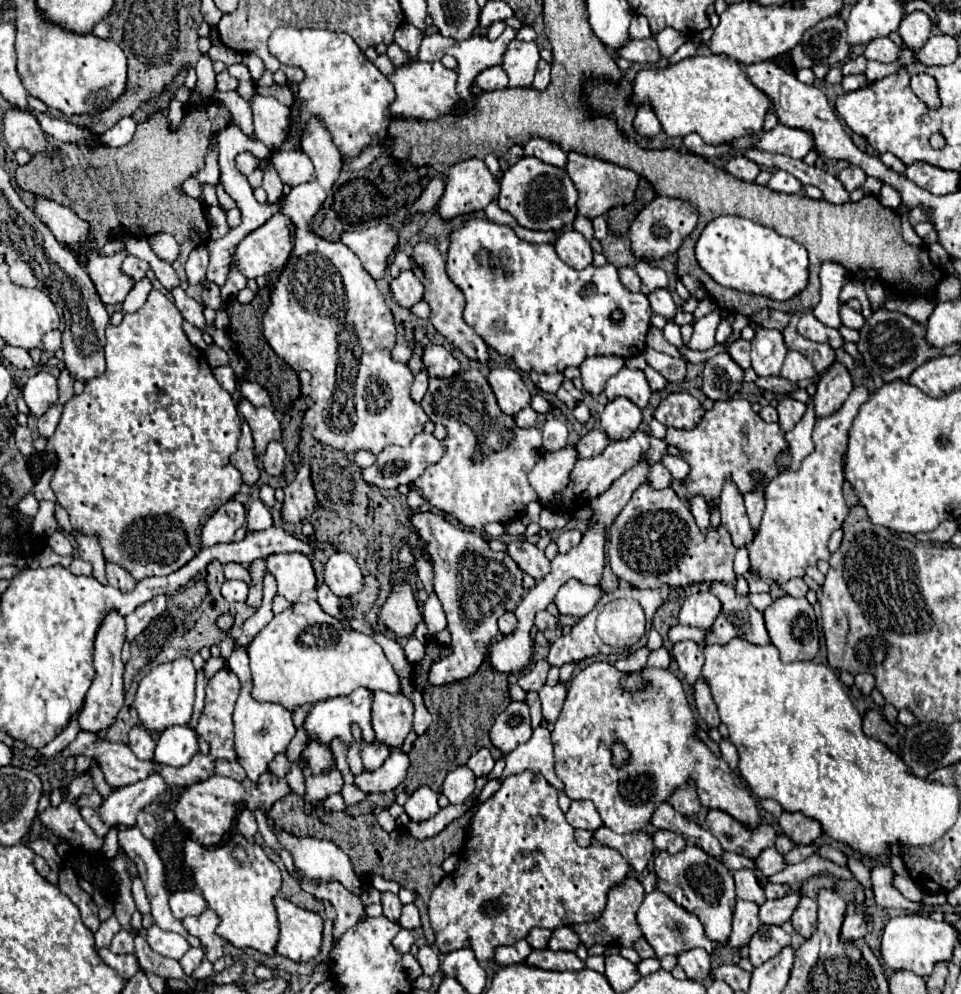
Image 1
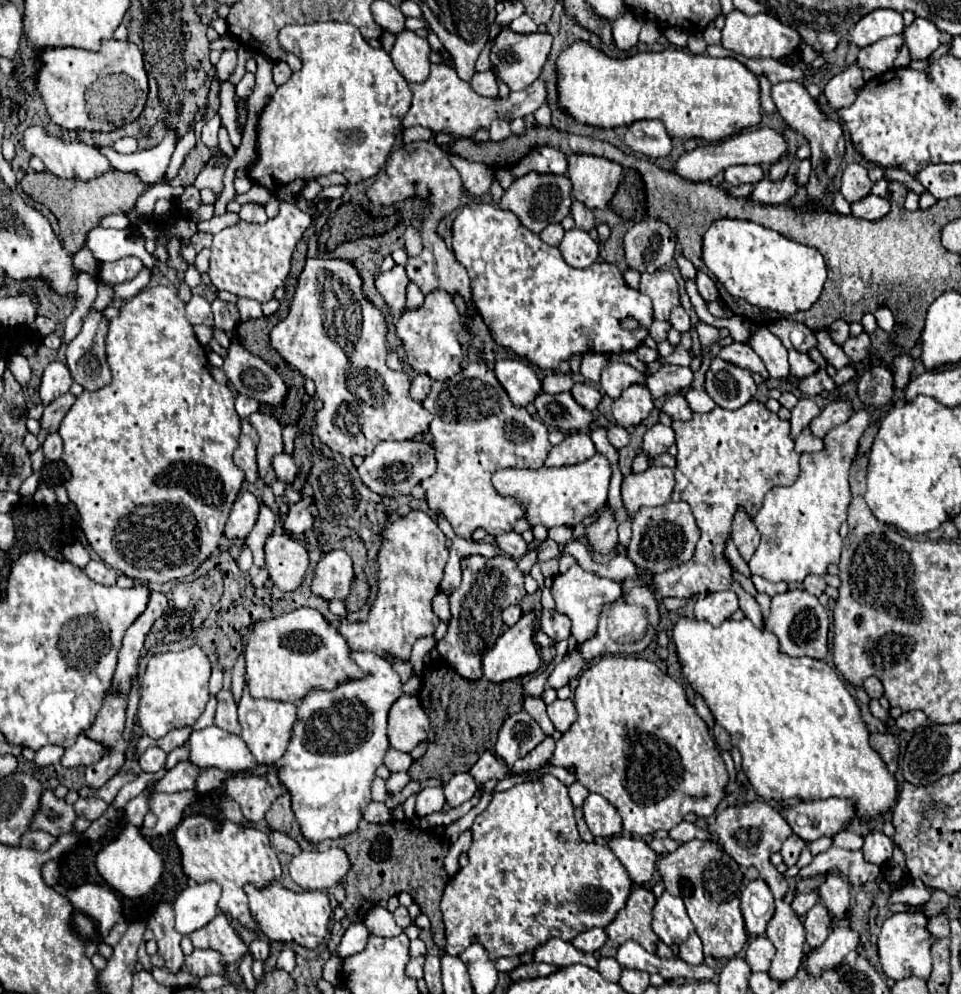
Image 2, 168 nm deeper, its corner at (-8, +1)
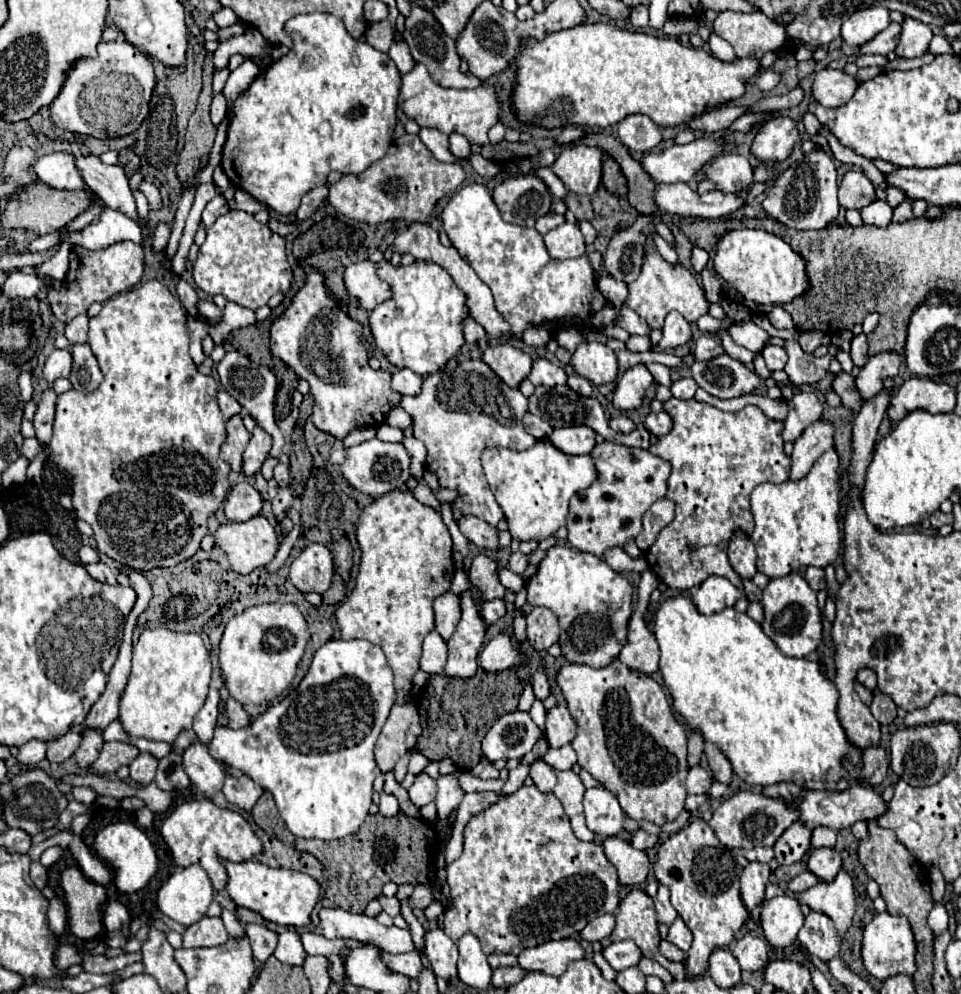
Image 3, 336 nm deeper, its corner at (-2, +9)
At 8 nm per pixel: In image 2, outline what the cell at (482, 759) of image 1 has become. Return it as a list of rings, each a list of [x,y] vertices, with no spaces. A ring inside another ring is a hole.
[[[484,753],[478,763],[470,769],[470,775],[476,779],[476,783],[486,783],[490,779],[508,779],[510,777],[510,771],[504,763],[500,763],[492,753]]]

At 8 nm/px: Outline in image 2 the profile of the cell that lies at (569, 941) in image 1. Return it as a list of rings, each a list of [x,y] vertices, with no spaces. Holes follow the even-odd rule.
[[[594,927],[590,931],[584,931],[580,935],[574,937],[572,945],[580,951],[588,951],[588,953],[596,953],[604,943],[606,943],[606,929],[600,929],[600,927]]]

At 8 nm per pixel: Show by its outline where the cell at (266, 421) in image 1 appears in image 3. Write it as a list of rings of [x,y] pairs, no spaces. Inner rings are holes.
[[[244,413],[244,425],[252,433],[252,439],[244,451],[244,475],[254,475],[260,471],[264,459],[268,457],[268,451],[272,447],[272,437],[256,423],[256,419],[250,413]]]

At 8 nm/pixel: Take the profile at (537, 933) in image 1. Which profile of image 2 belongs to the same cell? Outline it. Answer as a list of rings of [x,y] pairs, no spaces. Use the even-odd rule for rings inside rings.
[[[550,939],[546,945],[538,947],[534,953],[536,963],[556,963],[556,967],[568,967],[568,965],[586,965],[590,969],[596,969],[598,961],[592,953],[584,953],[576,949],[572,943],[562,939]]]

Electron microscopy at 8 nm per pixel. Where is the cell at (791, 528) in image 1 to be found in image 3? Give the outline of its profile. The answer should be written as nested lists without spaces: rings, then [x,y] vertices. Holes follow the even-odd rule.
[[[826,451],[812,465],[808,475],[800,481],[788,479],[786,483],[762,483],[752,495],[754,533],[750,535],[758,553],[758,571],[770,579],[790,575],[800,567],[826,567],[836,561],[840,553],[840,527],[838,527],[838,453]]]

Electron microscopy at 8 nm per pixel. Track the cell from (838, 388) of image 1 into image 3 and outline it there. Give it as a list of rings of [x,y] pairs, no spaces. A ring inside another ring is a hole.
[[[826,419],[810,423],[802,431],[802,435],[794,441],[790,479],[802,479],[810,471],[814,461],[832,447],[834,447],[834,425]]]

